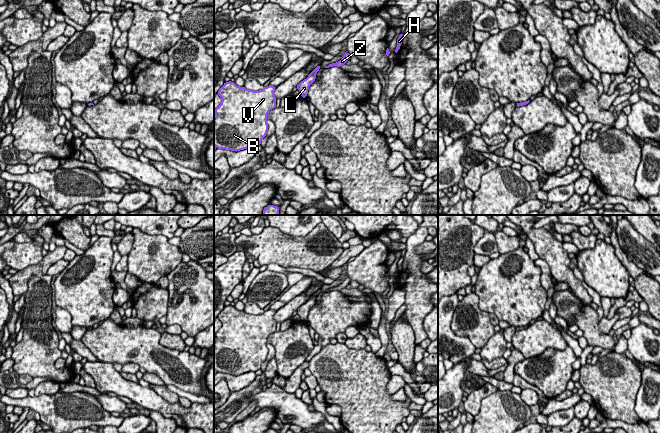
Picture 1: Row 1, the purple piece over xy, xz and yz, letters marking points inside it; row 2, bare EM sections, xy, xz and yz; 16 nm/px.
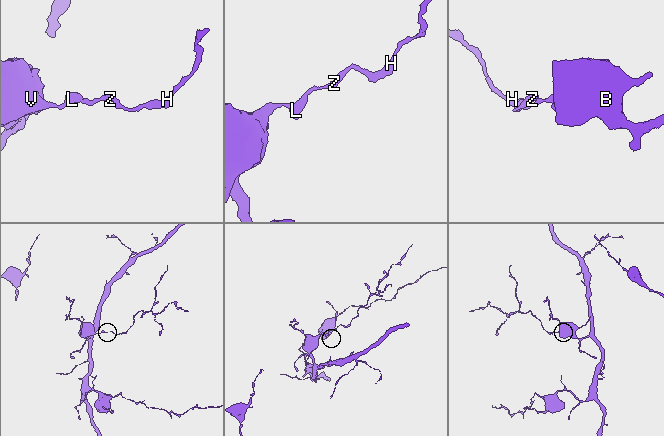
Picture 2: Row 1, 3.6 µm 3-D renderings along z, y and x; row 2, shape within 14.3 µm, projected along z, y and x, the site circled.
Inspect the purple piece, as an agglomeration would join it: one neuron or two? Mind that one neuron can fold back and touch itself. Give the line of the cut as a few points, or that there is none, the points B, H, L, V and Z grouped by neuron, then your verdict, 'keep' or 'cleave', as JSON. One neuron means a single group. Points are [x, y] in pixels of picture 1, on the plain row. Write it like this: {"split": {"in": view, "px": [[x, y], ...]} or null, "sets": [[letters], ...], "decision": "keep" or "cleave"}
{"split": null, "sets": [["B", "H", "L", "V", "Z"]], "decision": "keep"}

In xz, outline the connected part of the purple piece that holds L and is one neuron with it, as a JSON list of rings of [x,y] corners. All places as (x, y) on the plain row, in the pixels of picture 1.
[[[321,289],[317,290],[309,299],[306,303],[304,303],[303,305],[301,305],[298,309],[297,309],[297,313],[300,315],[300,319],[303,322],[307,321],[308,318],[308,314],[310,309],[315,305],[316,303],[316,297],[319,295],[319,293],[321,292]]]

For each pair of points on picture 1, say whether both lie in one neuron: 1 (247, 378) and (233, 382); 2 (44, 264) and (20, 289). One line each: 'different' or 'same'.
1: same
2: same

